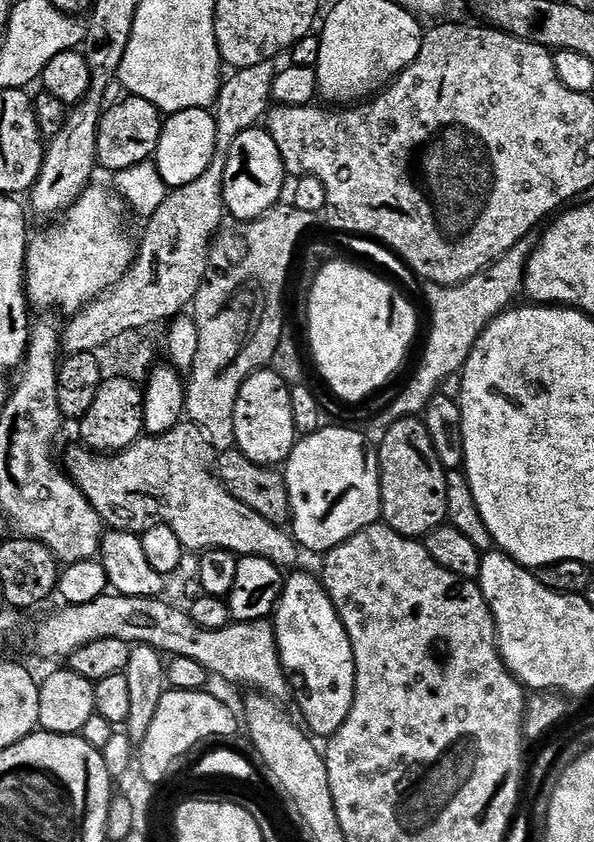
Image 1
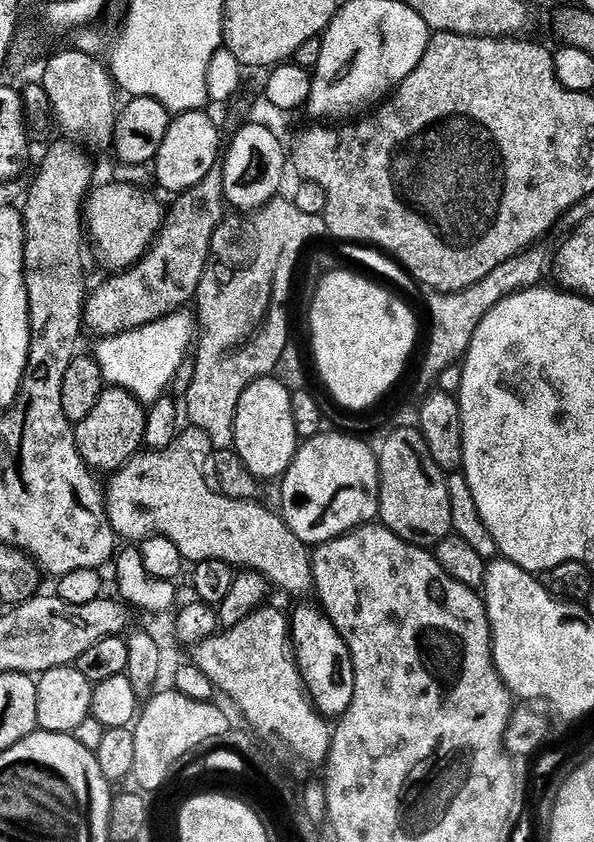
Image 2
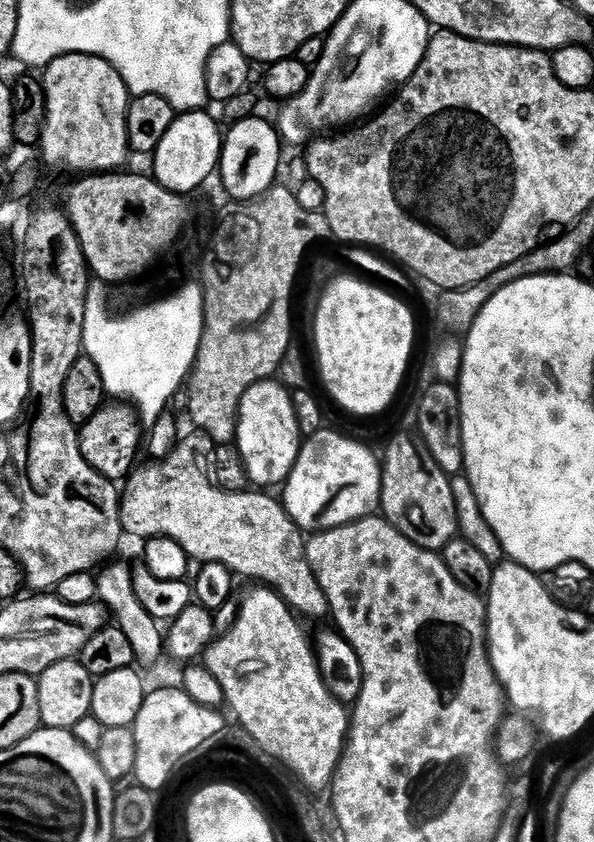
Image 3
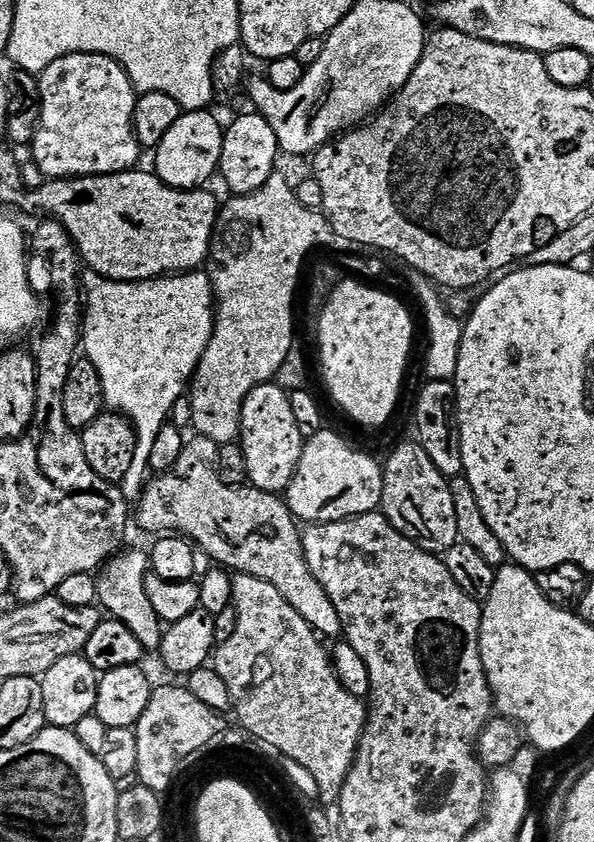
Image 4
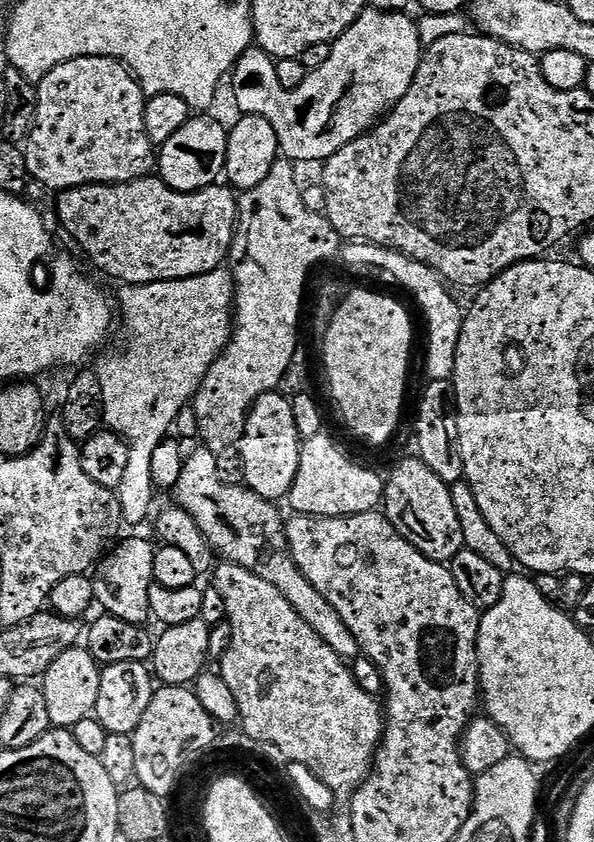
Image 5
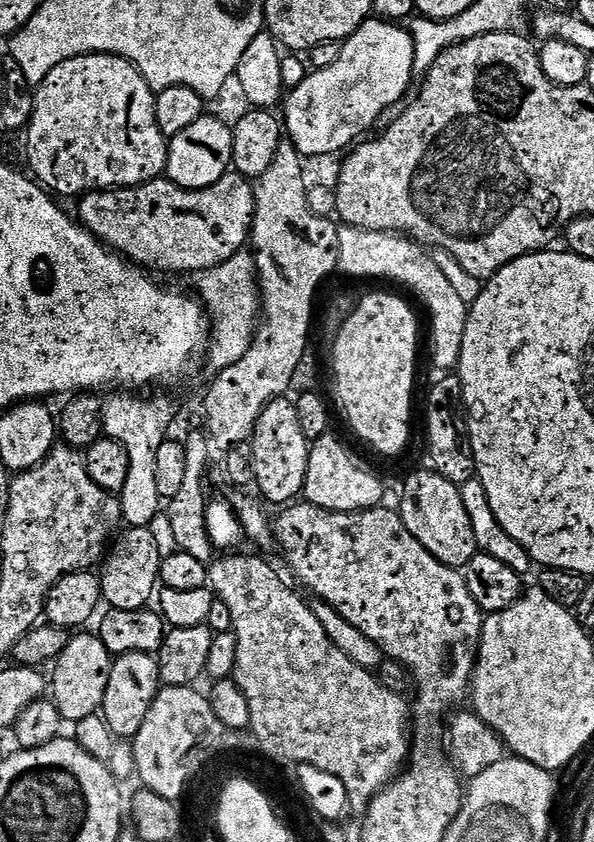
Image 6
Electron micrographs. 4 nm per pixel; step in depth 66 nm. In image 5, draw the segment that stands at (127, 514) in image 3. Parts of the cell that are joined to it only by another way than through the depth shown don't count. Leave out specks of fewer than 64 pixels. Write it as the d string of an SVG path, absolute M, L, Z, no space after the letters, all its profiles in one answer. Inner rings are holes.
M203 446L197 448L197 452L193 456L191 453L184 461L182 478L178 478L174 489L175 503L193 516L217 557L223 558L227 563L253 569L262 578L266 578L266 582L278 586L278 590L290 602L290 606L294 606L294 610L298 610L298 614L302 614L302 618L314 630L314 634L318 634L318 638L322 638L322 642L326 646L330 646L330 650L343 656L345 661L355 661L361 655L358 638L354 638L350 626L346 626L346 622L342 622L338 610L334 610L334 606L330 606L328 599L317 590L316 586L310 582L310 578L306 578L296 565L292 557L292 549L288 546L285 517L280 517L280 512L276 509L279 507L273 501L254 494L247 486L222 482L222 478L218 474L217 453Z

